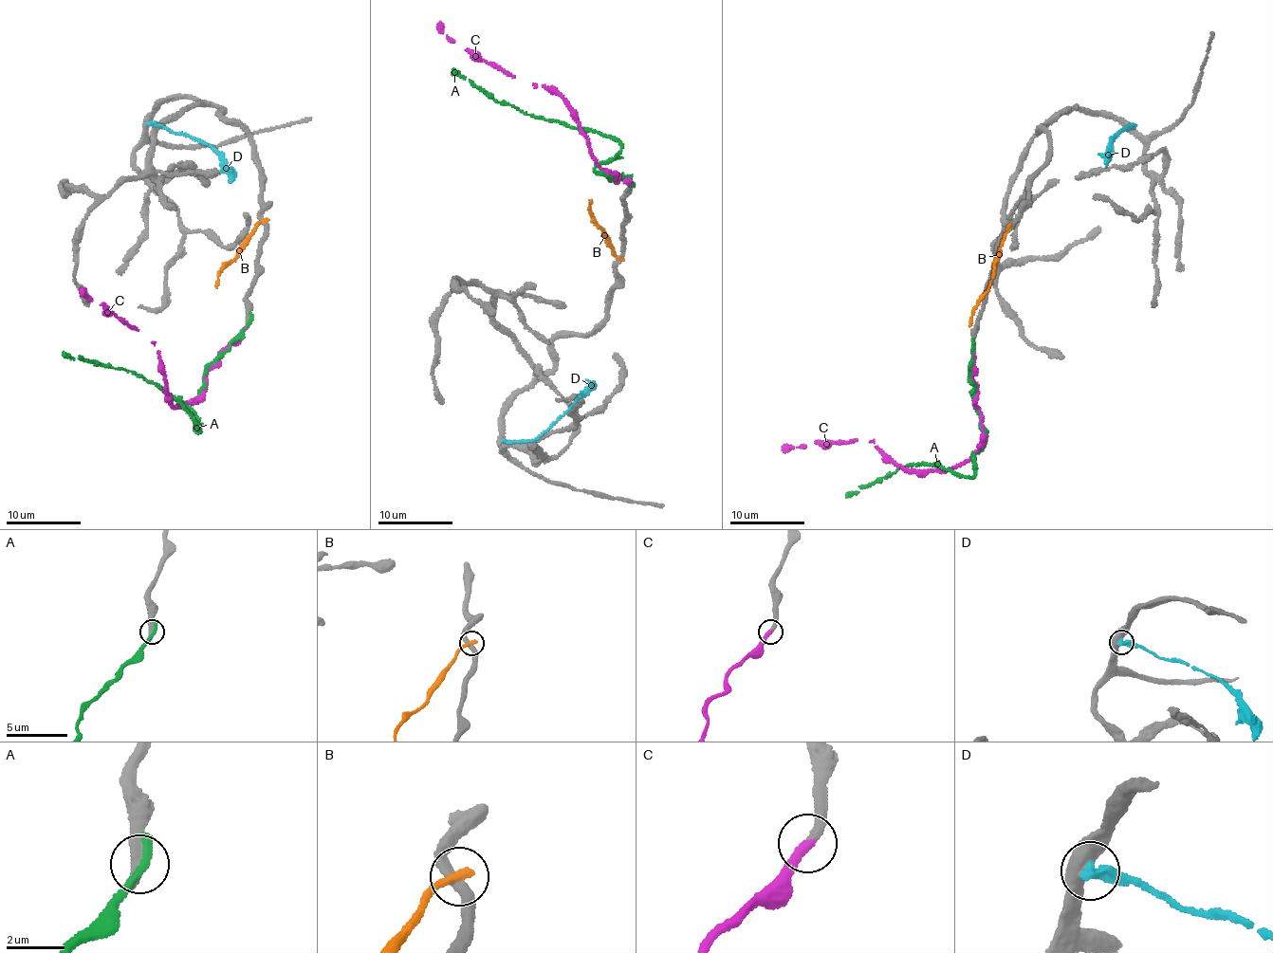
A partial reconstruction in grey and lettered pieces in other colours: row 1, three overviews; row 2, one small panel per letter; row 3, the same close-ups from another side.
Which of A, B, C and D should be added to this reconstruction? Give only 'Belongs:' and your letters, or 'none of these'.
Belongs: C

